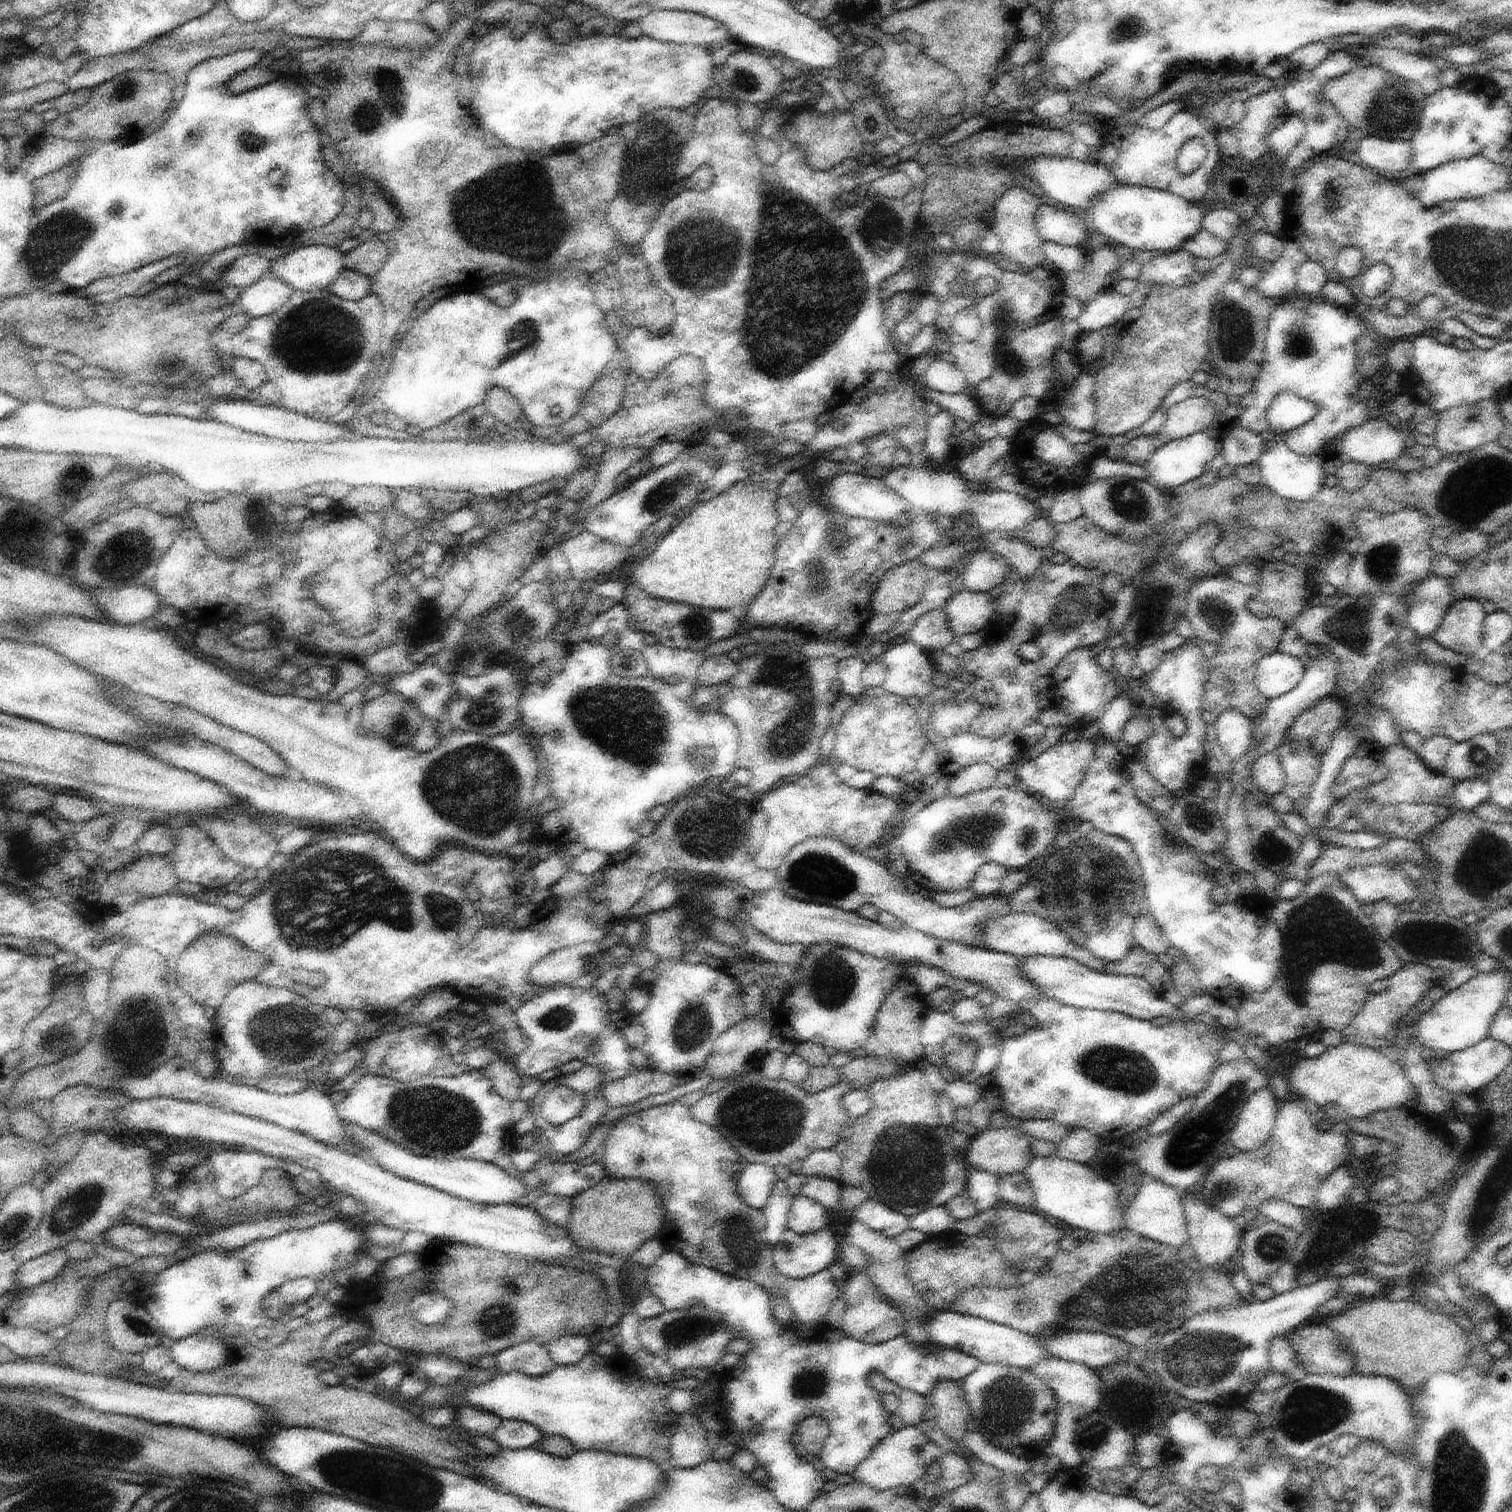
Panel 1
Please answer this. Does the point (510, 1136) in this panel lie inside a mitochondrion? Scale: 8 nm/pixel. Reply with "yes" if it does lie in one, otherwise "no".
no

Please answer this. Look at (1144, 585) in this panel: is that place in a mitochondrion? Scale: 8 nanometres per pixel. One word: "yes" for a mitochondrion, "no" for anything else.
no

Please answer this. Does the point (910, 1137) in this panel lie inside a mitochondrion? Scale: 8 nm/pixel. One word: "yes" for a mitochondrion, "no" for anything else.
yes

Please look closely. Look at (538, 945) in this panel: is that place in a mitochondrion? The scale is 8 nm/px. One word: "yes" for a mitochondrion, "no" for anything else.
no

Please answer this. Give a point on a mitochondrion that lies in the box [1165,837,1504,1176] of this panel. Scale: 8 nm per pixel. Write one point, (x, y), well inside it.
(1320, 929)

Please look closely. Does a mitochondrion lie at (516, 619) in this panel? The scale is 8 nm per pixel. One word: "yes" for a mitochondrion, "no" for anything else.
yes

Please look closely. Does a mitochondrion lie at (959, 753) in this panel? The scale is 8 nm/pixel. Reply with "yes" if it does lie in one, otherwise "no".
no

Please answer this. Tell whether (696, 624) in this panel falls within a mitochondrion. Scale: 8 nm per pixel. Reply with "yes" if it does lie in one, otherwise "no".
yes

